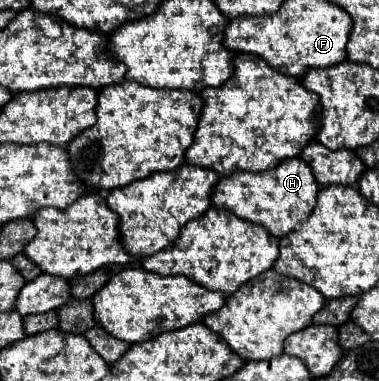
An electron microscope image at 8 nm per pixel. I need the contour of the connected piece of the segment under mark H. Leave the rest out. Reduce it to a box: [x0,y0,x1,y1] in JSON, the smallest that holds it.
[211,158,317,238]

